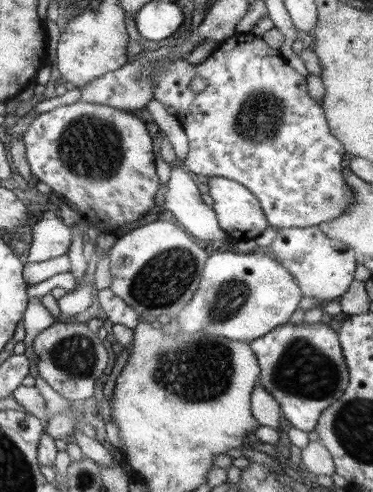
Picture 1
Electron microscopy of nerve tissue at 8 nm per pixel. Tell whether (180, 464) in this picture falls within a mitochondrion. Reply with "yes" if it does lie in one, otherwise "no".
no

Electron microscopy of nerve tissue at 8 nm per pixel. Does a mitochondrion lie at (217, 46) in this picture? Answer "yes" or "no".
no

